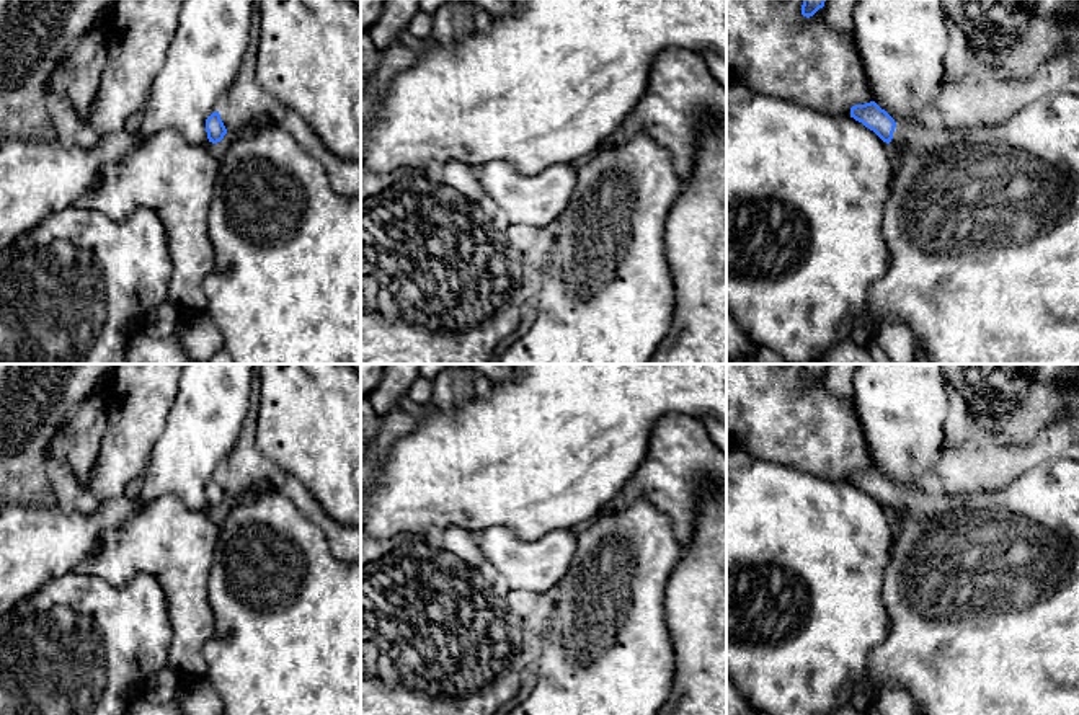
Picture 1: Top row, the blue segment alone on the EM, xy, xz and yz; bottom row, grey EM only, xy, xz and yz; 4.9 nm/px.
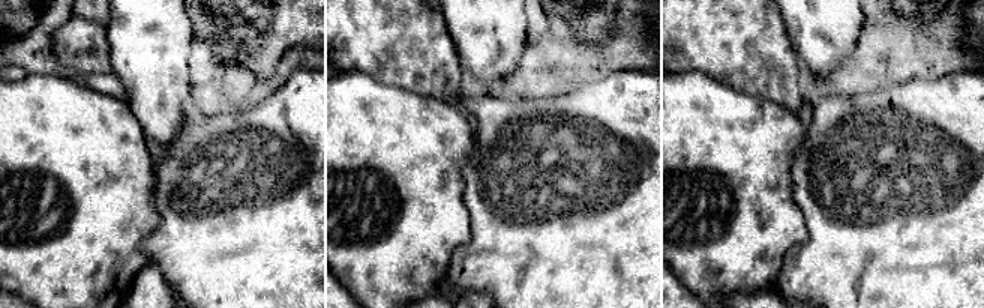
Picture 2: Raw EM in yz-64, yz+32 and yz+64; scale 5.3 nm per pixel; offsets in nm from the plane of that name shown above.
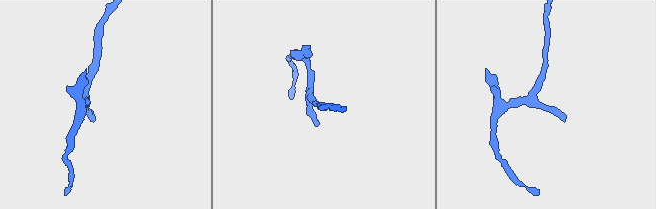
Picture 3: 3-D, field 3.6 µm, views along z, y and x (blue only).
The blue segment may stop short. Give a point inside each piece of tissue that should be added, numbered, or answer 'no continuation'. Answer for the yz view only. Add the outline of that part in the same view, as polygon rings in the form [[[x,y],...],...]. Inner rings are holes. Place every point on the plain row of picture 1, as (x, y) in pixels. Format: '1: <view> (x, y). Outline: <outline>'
1: yz (981, 588). Outline: [[[1043,455],[1019,469],[1001,473],[994,478],[994,485],[991,488],[979,490],[976,493],[948,493],[939,485],[926,490],[896,490],[890,516],[893,521],[893,550],[890,562],[885,566],[881,599],[888,611],[891,628],[886,640],[868,655],[868,666],[862,691],[864,700],[873,700],[888,687],[903,687],[912,695],[917,715],[1079,715],[1079,459]]]

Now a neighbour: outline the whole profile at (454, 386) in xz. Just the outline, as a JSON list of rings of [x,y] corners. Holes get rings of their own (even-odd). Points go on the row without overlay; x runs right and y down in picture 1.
[[[468,364],[446,367],[433,384],[433,405],[446,410],[455,410],[468,400],[485,398],[491,392],[491,382]]]

